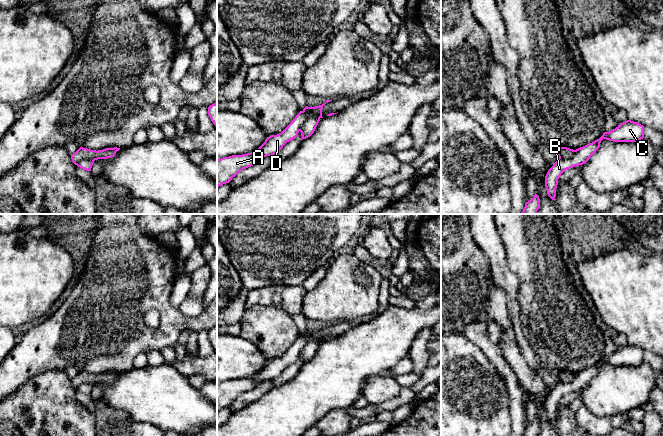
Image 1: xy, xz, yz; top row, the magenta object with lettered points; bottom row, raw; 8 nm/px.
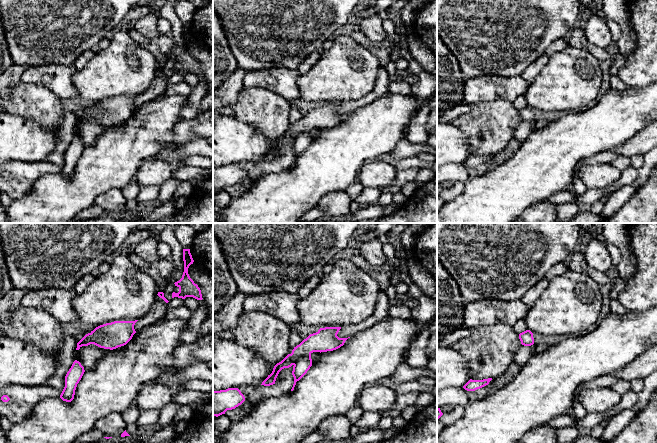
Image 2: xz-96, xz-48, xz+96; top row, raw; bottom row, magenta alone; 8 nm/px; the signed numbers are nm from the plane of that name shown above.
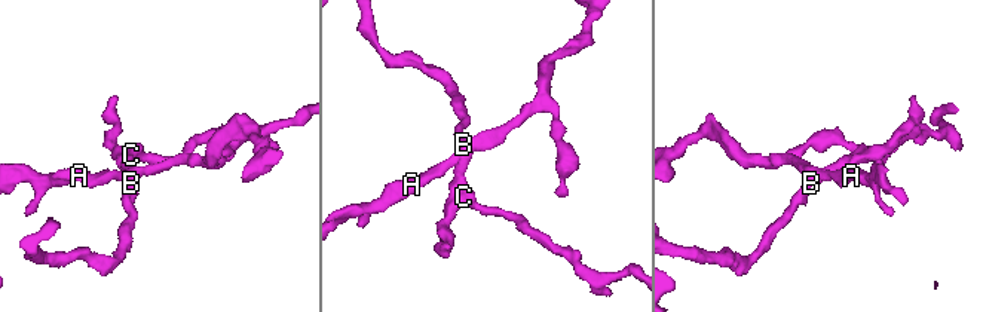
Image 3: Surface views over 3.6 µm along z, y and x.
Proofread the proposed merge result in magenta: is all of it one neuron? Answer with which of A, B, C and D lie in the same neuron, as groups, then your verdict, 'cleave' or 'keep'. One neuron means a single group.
A D / B C; cleave

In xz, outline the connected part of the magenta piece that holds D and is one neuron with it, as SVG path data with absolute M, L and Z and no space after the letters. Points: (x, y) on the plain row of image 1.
M300 335L281 357L267 361L265 366L251 377L217 383L217 411L229 407L240 395L253 390L260 383L278 377L287 366L298 360L306 341L307 338Z

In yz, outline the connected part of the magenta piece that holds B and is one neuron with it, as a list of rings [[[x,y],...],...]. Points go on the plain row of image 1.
[[[627,344],[610,356],[603,359],[592,367],[574,374],[574,379],[570,383],[558,382],[545,400],[545,411],[548,420],[555,424],[558,403],[561,398],[570,392],[585,388],[590,381],[599,373],[603,363],[613,366],[638,366],[644,362],[644,350]]]

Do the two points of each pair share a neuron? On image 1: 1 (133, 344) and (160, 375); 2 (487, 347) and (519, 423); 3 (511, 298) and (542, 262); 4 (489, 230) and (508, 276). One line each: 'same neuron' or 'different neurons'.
1: different neurons
2: same neuron
3: different neurons
4: same neuron

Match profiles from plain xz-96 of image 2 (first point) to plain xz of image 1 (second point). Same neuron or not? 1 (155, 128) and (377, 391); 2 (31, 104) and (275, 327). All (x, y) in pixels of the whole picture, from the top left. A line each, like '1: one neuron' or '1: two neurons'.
1: two neurons
2: one neuron

